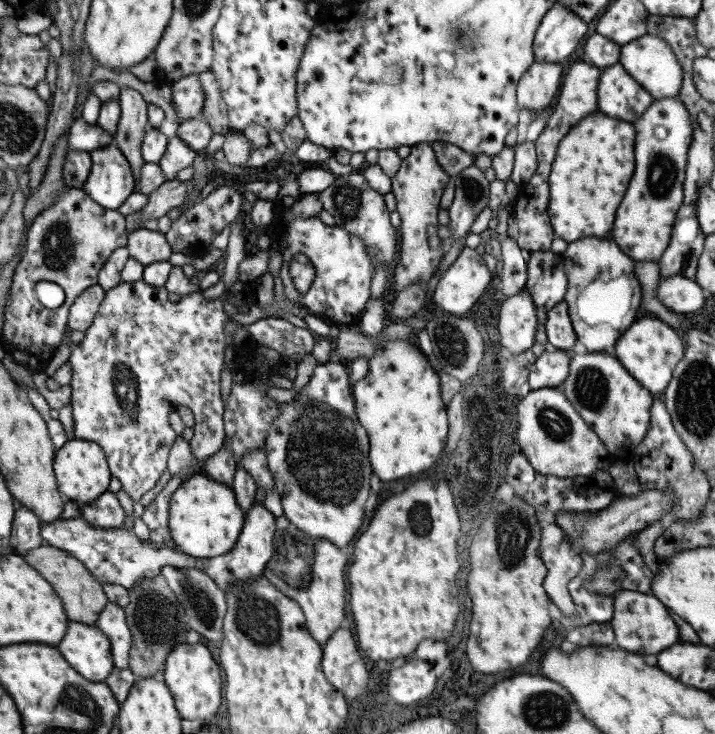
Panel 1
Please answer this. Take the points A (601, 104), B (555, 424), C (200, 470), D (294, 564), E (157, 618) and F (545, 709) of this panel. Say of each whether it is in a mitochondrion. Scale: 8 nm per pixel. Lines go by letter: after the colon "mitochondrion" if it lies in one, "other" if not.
A: other
B: mitochondrion
C: other
D: mitochondrion
E: mitochondrion
F: mitochondrion

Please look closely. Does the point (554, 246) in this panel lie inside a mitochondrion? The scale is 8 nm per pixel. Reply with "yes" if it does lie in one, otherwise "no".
no

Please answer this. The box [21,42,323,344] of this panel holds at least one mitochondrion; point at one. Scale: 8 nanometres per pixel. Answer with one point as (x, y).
(54, 242)

